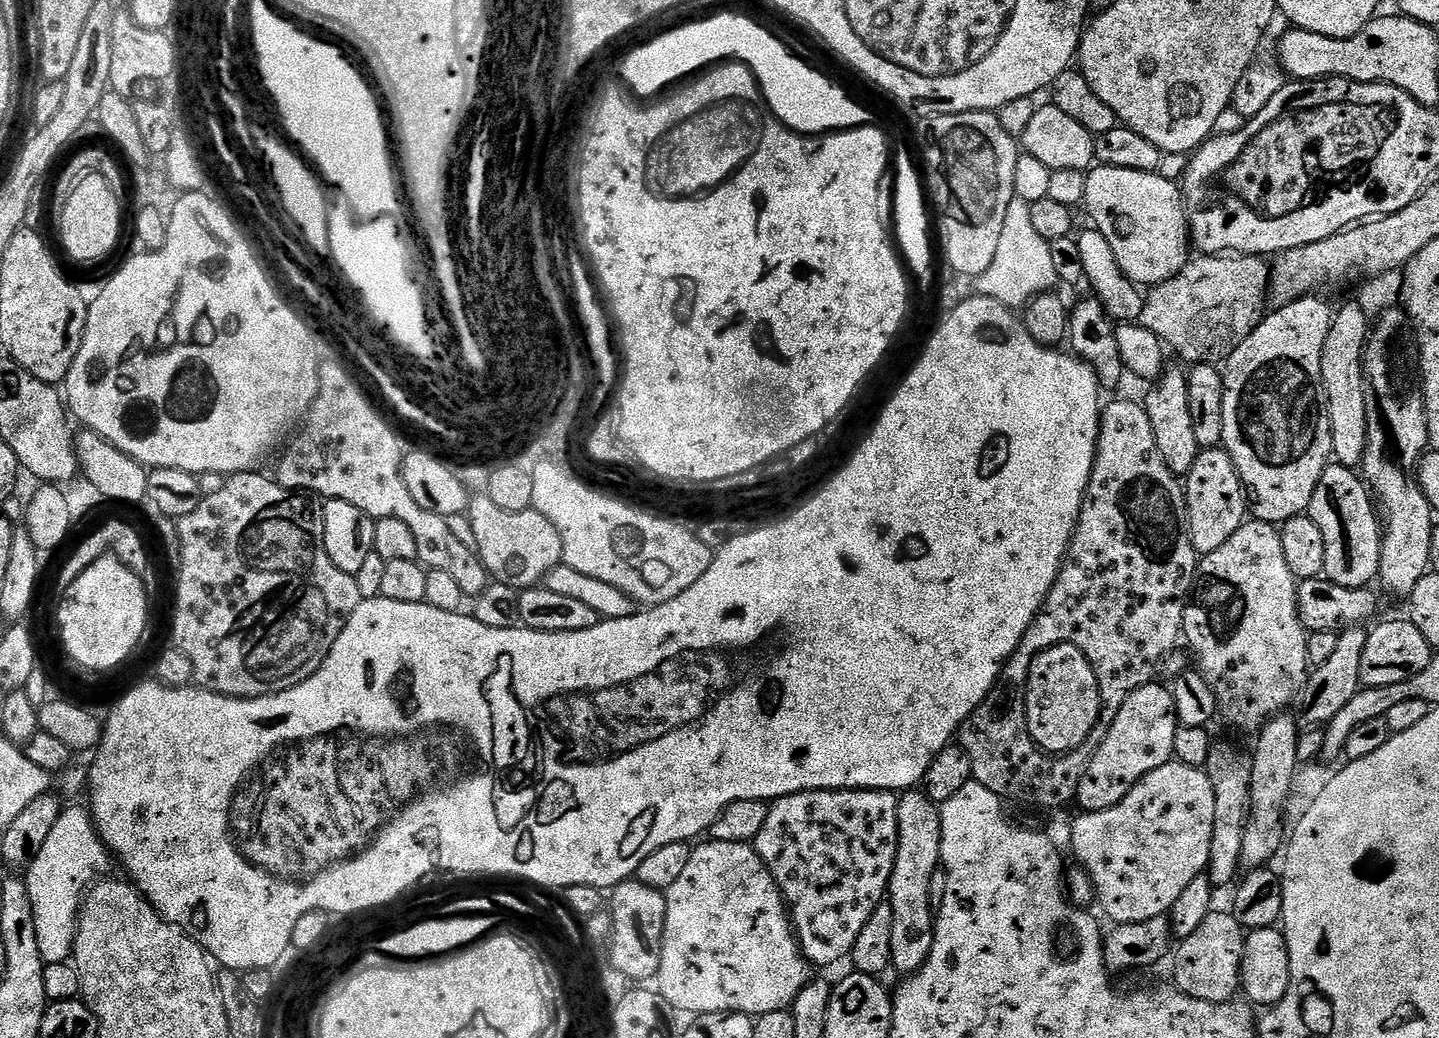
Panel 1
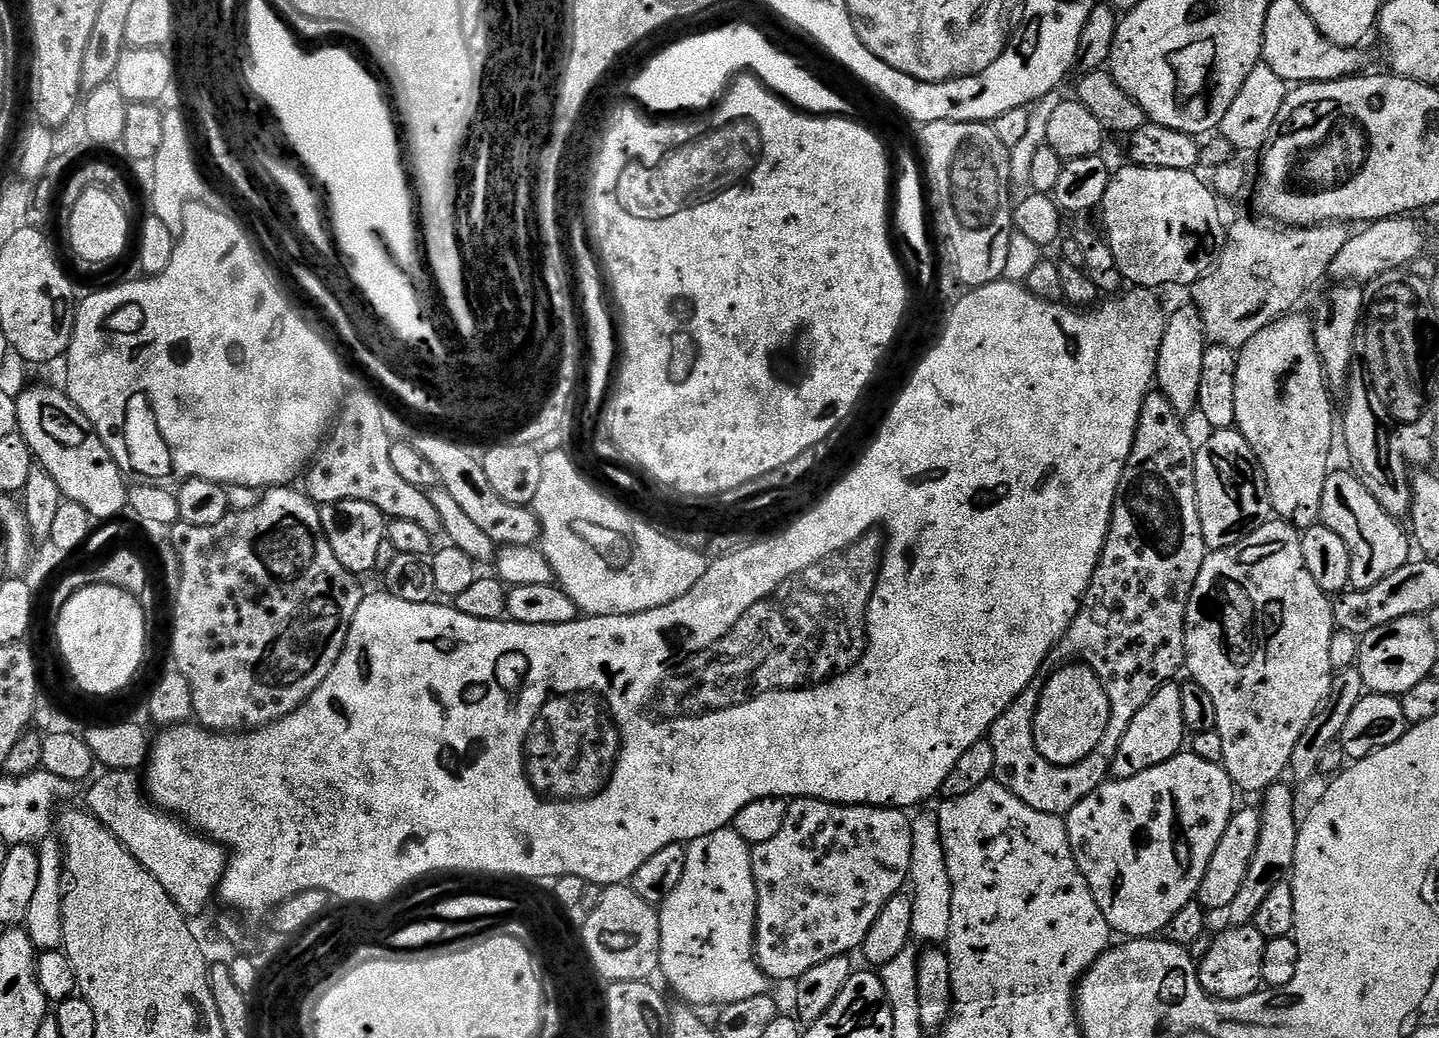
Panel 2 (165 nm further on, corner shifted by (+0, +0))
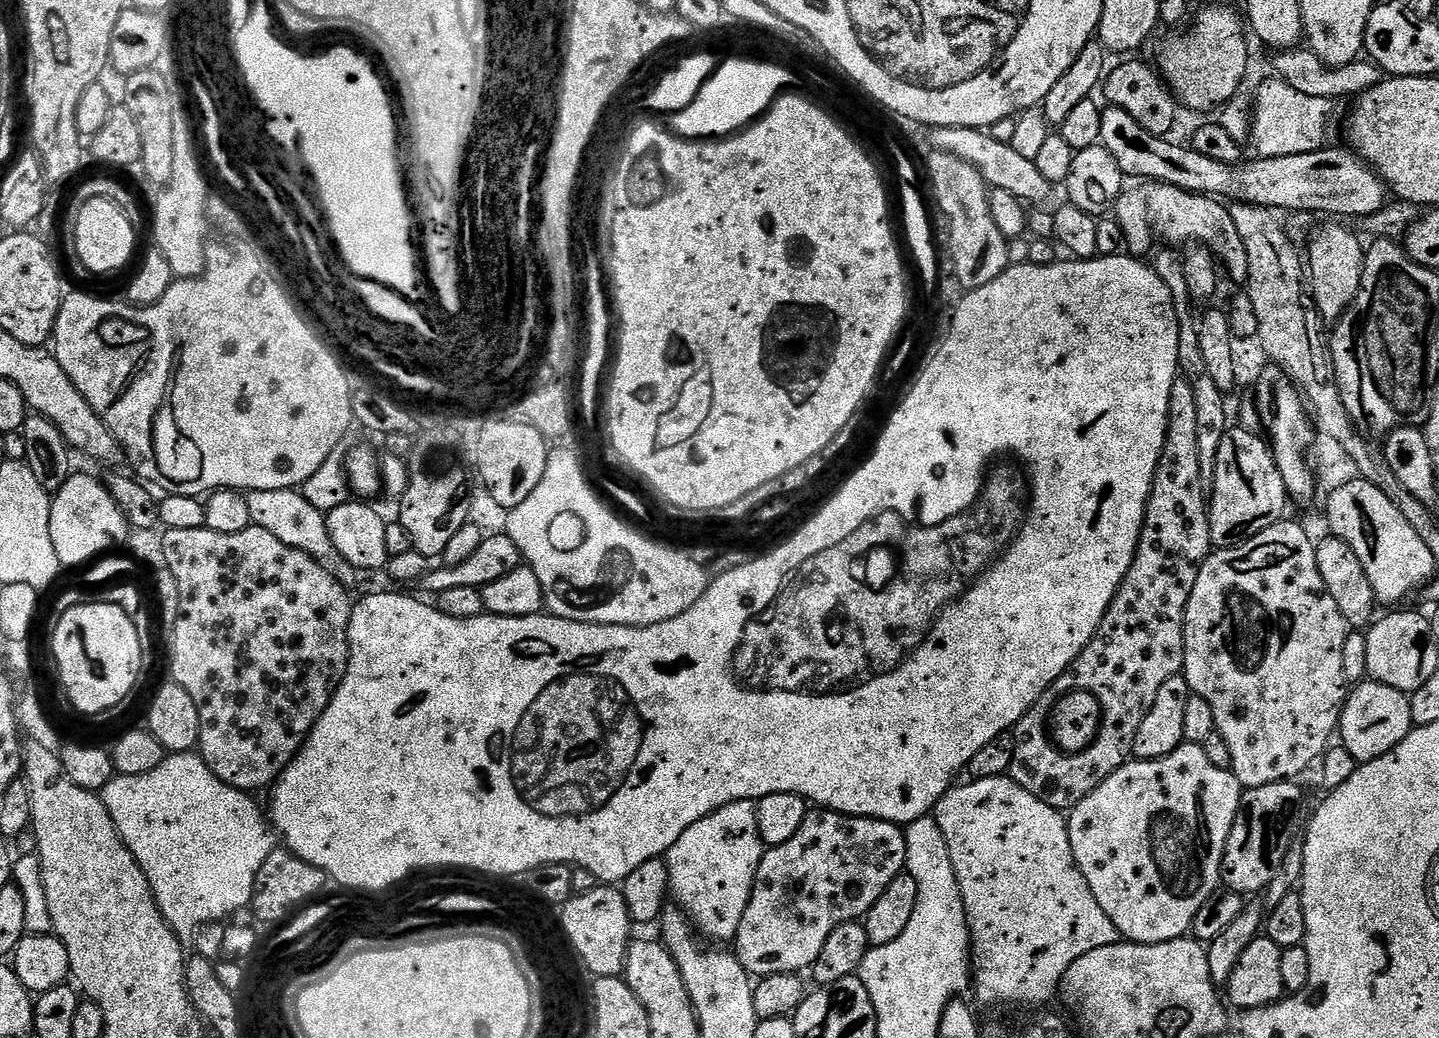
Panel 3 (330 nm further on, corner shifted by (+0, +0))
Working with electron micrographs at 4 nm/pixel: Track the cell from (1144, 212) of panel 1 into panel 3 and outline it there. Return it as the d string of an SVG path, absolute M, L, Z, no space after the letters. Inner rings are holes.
M1140 182L1135 186L1137 188L1129 187L1120 195L1114 209L1114 217L1124 231L1127 251L1131 255L1147 257L1153 251L1152 243L1156 236L1161 236L1163 243L1168 246L1203 246L1212 251L1223 271L1226 274L1228 271L1234 283L1247 285L1250 262L1246 258L1246 246L1238 234L1238 226L1234 226L1234 218L1230 218L1228 208L1219 199L1187 192L1169 184Z

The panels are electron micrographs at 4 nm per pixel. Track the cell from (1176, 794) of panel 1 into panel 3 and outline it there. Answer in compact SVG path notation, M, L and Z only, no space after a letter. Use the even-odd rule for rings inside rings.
M1185 742L1170 754L1157 760L1129 759L1127 764L1123 764L1118 771L1110 774L1110 778L1106 778L1102 786L1086 794L1086 798L1082 798L1082 802L1078 802L1078 806L1074 806L1067 813L1070 850L1074 850L1074 862L1078 862L1078 870L1082 870L1094 898L1098 898L1098 906L1106 910L1106 918L1114 922L1117 933L1125 941L1134 944L1161 944L1171 940L1185 939L1191 933L1194 918L1198 918L1198 910L1202 910L1202 906L1206 906L1221 887L1226 842L1230 838L1230 830L1240 813L1241 795L1240 783L1237 782L1236 775L1231 770L1218 770L1218 766L1214 766L1214 762L1206 758L1206 750L1203 746Z

